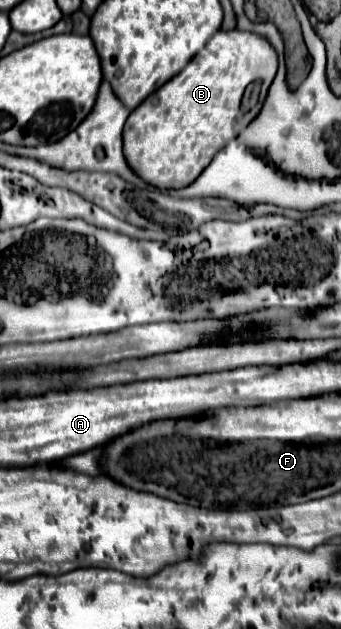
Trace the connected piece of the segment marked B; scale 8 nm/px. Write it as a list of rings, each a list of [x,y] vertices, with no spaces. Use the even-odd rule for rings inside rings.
[[[219,30],[185,70],[129,114],[123,128],[123,154],[127,164],[155,188],[177,190],[189,186],[213,156],[253,120],[255,110],[249,114],[239,112],[245,88],[261,80],[261,92],[267,92],[275,72],[277,54],[267,40],[251,32]]]

